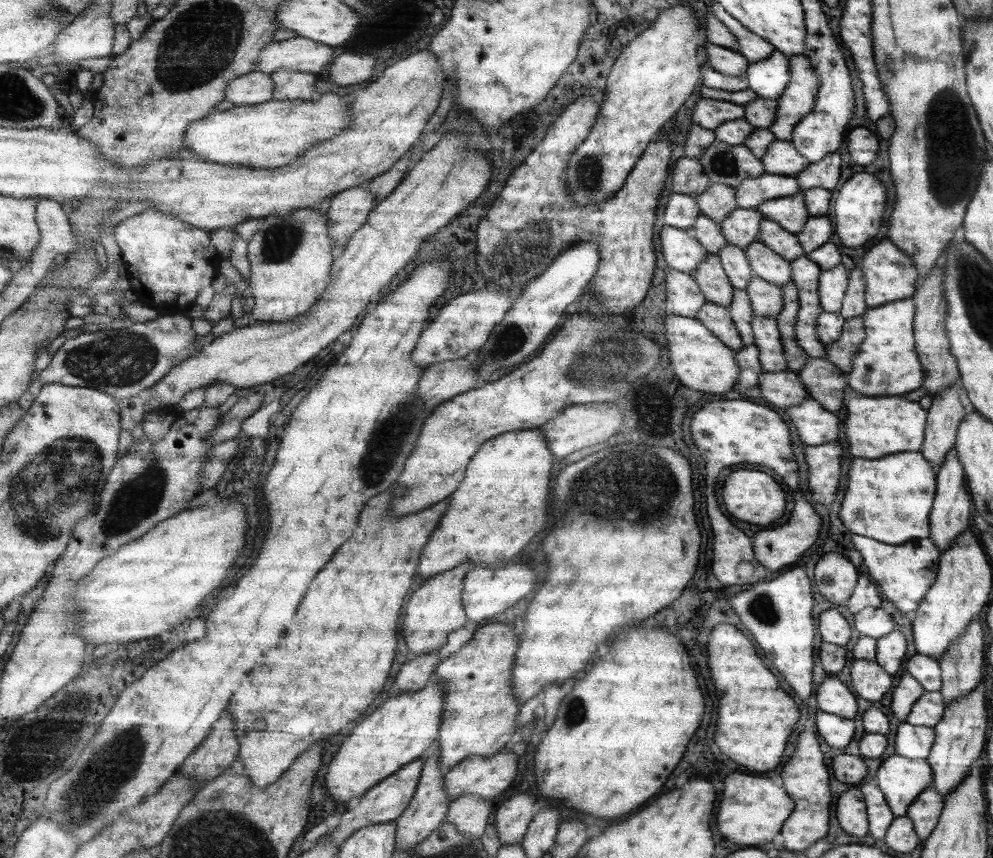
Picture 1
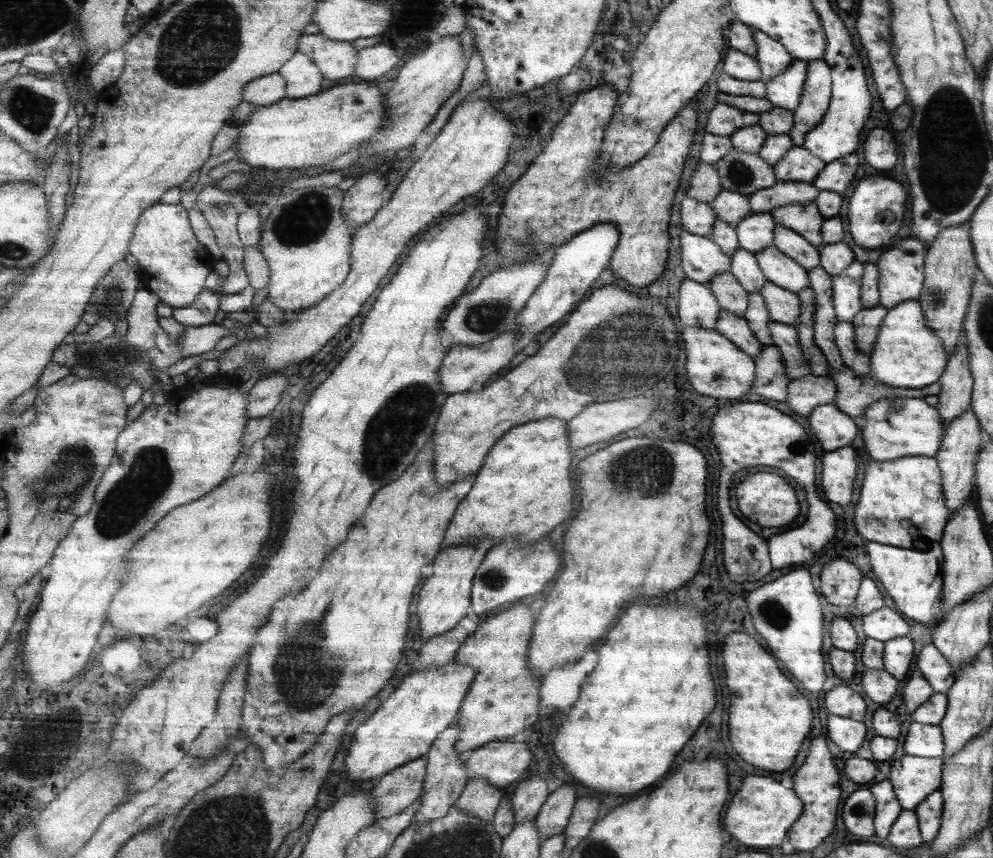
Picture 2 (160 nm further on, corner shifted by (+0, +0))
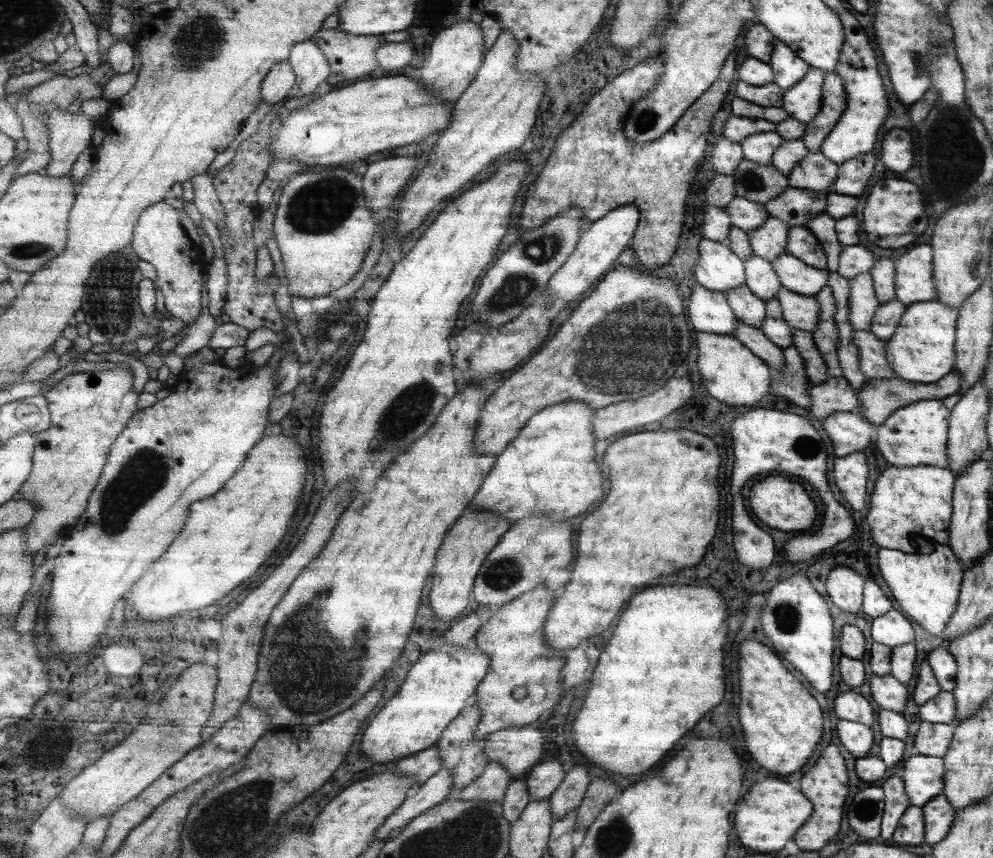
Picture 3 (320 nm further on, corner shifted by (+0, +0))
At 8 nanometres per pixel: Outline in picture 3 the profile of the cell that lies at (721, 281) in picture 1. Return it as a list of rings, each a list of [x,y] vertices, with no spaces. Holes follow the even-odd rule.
[[[744,284],[724,293],[728,305],[732,307],[735,317],[741,323],[761,328],[767,316],[767,306],[764,300],[757,298]]]

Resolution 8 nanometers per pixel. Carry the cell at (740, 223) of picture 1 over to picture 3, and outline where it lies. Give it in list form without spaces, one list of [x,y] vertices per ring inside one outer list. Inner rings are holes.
[[[768,217],[759,228],[748,233],[753,255],[773,263],[780,254],[785,253],[790,226],[781,219]]]

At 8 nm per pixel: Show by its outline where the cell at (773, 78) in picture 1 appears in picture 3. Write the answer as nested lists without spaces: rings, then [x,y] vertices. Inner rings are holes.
[[[809,67],[808,73],[796,85],[784,91],[783,112],[803,125],[813,121],[822,105],[822,81],[823,72]]]

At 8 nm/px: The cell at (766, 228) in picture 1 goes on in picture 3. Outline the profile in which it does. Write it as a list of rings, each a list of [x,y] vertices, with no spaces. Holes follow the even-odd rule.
[[[805,226],[790,227],[786,253],[802,259],[805,264],[818,270],[827,270],[828,268],[824,247],[816,239],[816,235]]]

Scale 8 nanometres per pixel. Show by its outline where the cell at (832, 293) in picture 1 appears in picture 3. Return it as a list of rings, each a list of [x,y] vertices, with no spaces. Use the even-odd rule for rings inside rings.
[[[867,272],[856,274],[848,279],[848,321],[855,331],[869,331],[872,318],[878,310],[880,302],[874,294],[872,275]]]

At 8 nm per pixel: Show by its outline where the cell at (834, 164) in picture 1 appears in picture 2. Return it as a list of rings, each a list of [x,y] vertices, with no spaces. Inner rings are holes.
[[[857,153],[847,154],[836,161],[829,162],[812,182],[817,190],[832,190],[842,194],[853,182],[858,165]]]

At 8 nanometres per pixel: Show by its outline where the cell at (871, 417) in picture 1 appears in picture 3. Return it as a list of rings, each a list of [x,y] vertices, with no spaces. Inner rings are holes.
[[[927,399],[912,402],[895,410],[891,416],[875,427],[874,443],[887,465],[893,467],[935,466],[948,467],[948,420],[951,411],[943,407],[941,400]]]

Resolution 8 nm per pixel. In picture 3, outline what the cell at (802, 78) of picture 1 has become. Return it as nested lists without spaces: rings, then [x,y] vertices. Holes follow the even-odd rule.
[[[834,72],[823,73],[822,105],[813,121],[805,125],[804,136],[801,138],[808,152],[819,153],[829,132],[841,119],[847,105],[847,91],[844,79]]]

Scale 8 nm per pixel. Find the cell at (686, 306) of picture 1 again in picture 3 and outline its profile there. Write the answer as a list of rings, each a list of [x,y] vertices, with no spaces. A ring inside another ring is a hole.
[[[695,284],[688,299],[688,319],[695,330],[707,334],[734,334],[734,325],[739,319],[734,316],[724,293]]]

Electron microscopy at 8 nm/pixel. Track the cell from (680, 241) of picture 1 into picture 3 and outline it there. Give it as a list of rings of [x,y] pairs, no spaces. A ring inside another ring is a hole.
[[[705,238],[699,243],[694,264],[696,284],[725,293],[744,284],[744,261],[728,246]]]

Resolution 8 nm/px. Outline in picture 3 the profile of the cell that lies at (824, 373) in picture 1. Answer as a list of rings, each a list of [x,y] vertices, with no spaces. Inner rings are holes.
[[[952,370],[943,378],[940,378],[939,381],[929,384],[907,382],[895,377],[890,379],[870,379],[863,388],[855,390],[860,402],[860,410],[857,414],[861,415],[874,426],[877,426],[887,420],[889,416],[895,412],[895,410],[900,409],[902,406],[907,406],[912,402],[927,399],[937,399],[940,401],[951,394],[959,394],[961,385],[962,376],[957,370]]]

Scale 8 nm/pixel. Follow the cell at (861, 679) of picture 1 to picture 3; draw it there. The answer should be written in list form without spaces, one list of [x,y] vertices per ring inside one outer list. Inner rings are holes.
[[[890,674],[873,676],[869,680],[870,694],[879,708],[902,714],[909,694],[905,685],[895,680]]]

